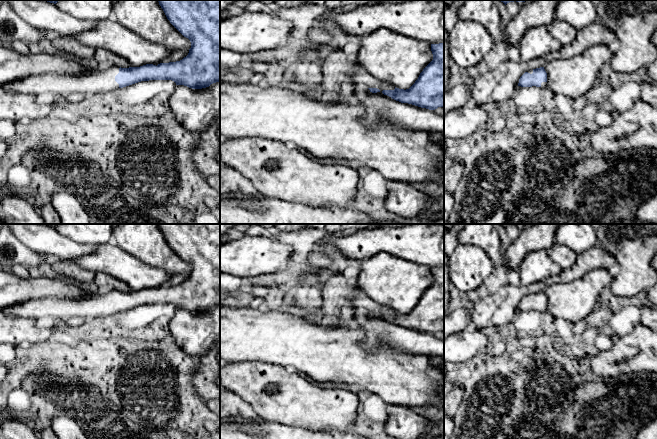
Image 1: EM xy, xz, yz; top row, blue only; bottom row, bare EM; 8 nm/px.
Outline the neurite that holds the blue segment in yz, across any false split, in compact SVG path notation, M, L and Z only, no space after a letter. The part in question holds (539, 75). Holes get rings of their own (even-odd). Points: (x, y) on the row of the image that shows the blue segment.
M544 67L529 69L519 79L521 87L547 87L547 73Z

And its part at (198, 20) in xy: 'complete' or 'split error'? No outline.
split error

